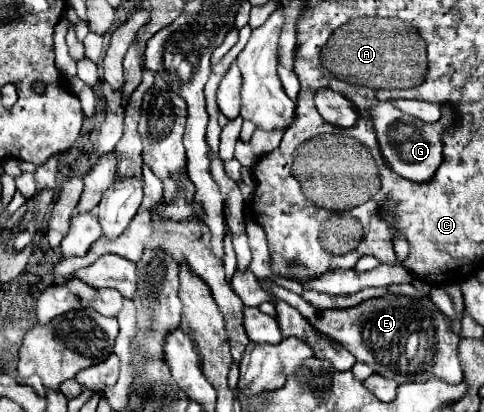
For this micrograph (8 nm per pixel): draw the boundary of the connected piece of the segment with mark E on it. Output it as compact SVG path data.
M267 280L267 284L271 284L271 292L275 292L279 300L297 308L321 334L345 344L357 362L367 362L375 374L397 380L399 384L427 380L431 376L453 384L463 380L463 370L457 358L459 336L451 332L451 320L429 298L385 294L345 310L319 310L299 294L279 288L273 280Z

